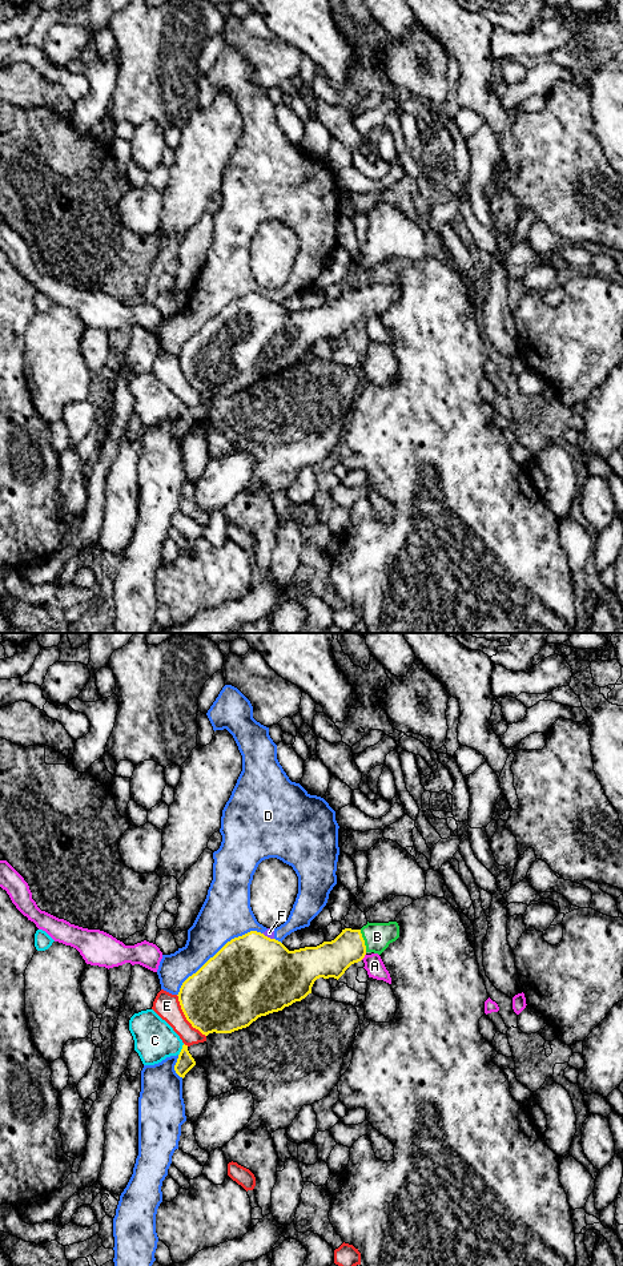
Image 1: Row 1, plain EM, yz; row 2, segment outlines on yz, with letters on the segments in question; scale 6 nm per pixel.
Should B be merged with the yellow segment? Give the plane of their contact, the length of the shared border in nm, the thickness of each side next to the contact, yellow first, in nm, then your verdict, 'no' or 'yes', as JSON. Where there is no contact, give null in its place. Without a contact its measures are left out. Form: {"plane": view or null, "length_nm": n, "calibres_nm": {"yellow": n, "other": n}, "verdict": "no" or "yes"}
{"plane": "yz", "length_nm": 140, "calibres_nm": {"yellow": 220, "other": 170}, "verdict": "yes"}

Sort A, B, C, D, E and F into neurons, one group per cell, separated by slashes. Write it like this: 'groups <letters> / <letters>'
groups A / B / C / D F / E

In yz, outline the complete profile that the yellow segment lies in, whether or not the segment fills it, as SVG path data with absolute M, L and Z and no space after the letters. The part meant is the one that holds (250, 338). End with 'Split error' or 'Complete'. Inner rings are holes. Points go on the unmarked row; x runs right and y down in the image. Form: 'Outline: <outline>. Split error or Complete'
Outline: M397 283L369 285L361 291L345 290L331 303L289 313L281 303L250 293L228 303L181 347L178 363L186 382L202 396L232 395L249 388L261 378L282 372L309 355L319 339L339 340L367 314L381 316L399 299Z. Split error

